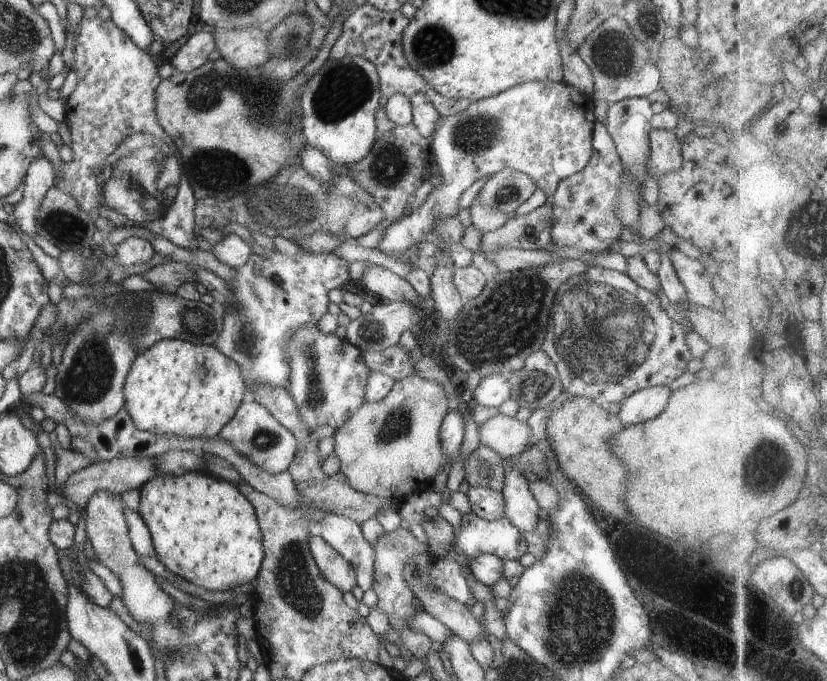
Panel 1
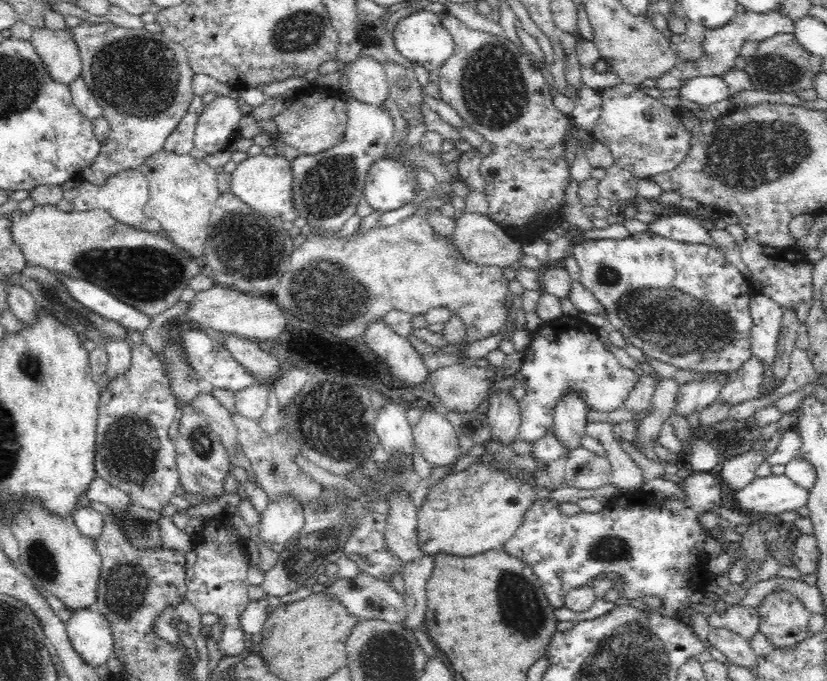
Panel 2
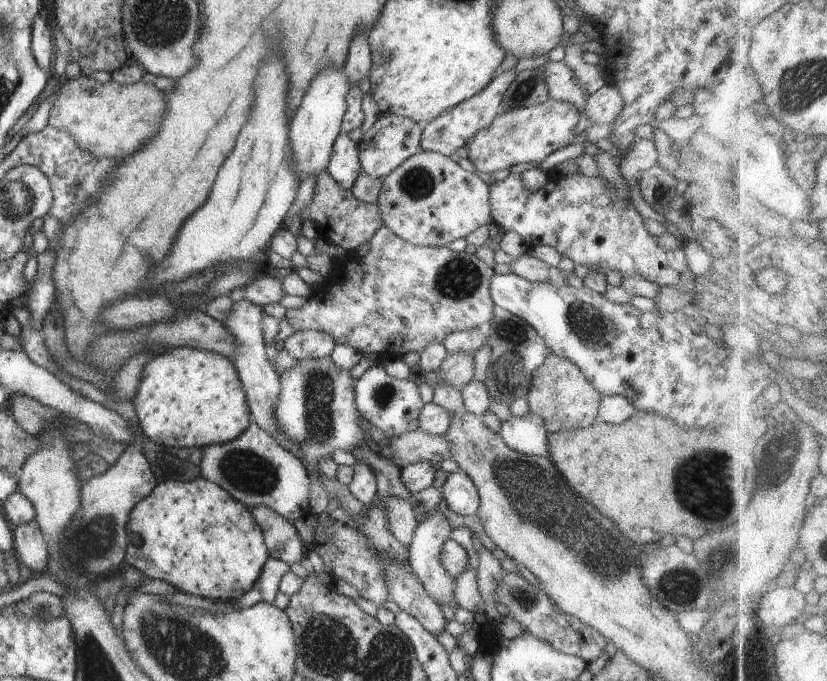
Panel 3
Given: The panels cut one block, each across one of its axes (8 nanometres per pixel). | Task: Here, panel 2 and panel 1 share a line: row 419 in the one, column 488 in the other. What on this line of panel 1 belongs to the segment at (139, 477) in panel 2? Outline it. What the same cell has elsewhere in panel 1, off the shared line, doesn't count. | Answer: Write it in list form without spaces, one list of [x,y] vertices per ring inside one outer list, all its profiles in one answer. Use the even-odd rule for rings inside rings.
[[[550,80],[528,81],[500,94],[471,103],[466,110],[454,116],[446,117],[432,136],[431,151],[433,162],[440,169],[442,184],[433,188],[424,203],[417,209],[385,228],[383,237],[376,248],[379,252],[391,257],[404,252],[412,244],[420,243],[424,234],[432,232],[438,218],[457,216],[462,194],[482,176],[492,176],[498,171],[510,168],[530,176],[536,188],[546,196],[554,194],[561,180],[580,172],[592,156],[592,128],[594,126],[594,101],[579,90],[563,82]]]

